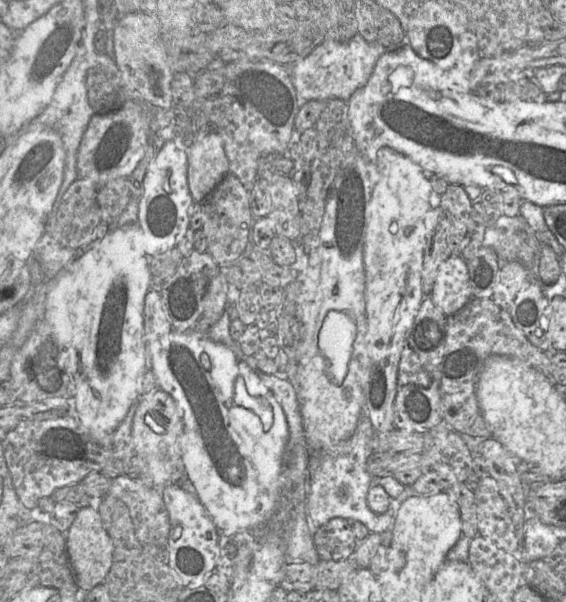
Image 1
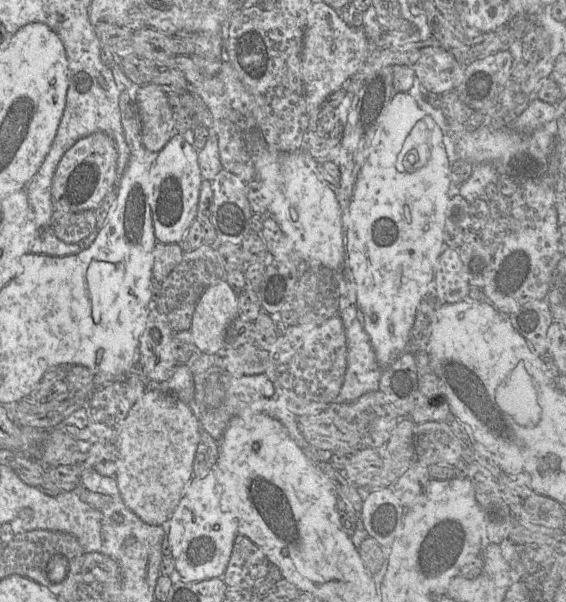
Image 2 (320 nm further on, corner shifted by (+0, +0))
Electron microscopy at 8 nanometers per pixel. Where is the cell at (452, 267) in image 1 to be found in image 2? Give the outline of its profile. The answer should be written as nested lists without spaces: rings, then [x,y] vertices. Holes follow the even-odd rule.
[[[448,247],[441,254],[434,283],[444,303],[457,303],[467,298],[471,287],[458,249]]]

